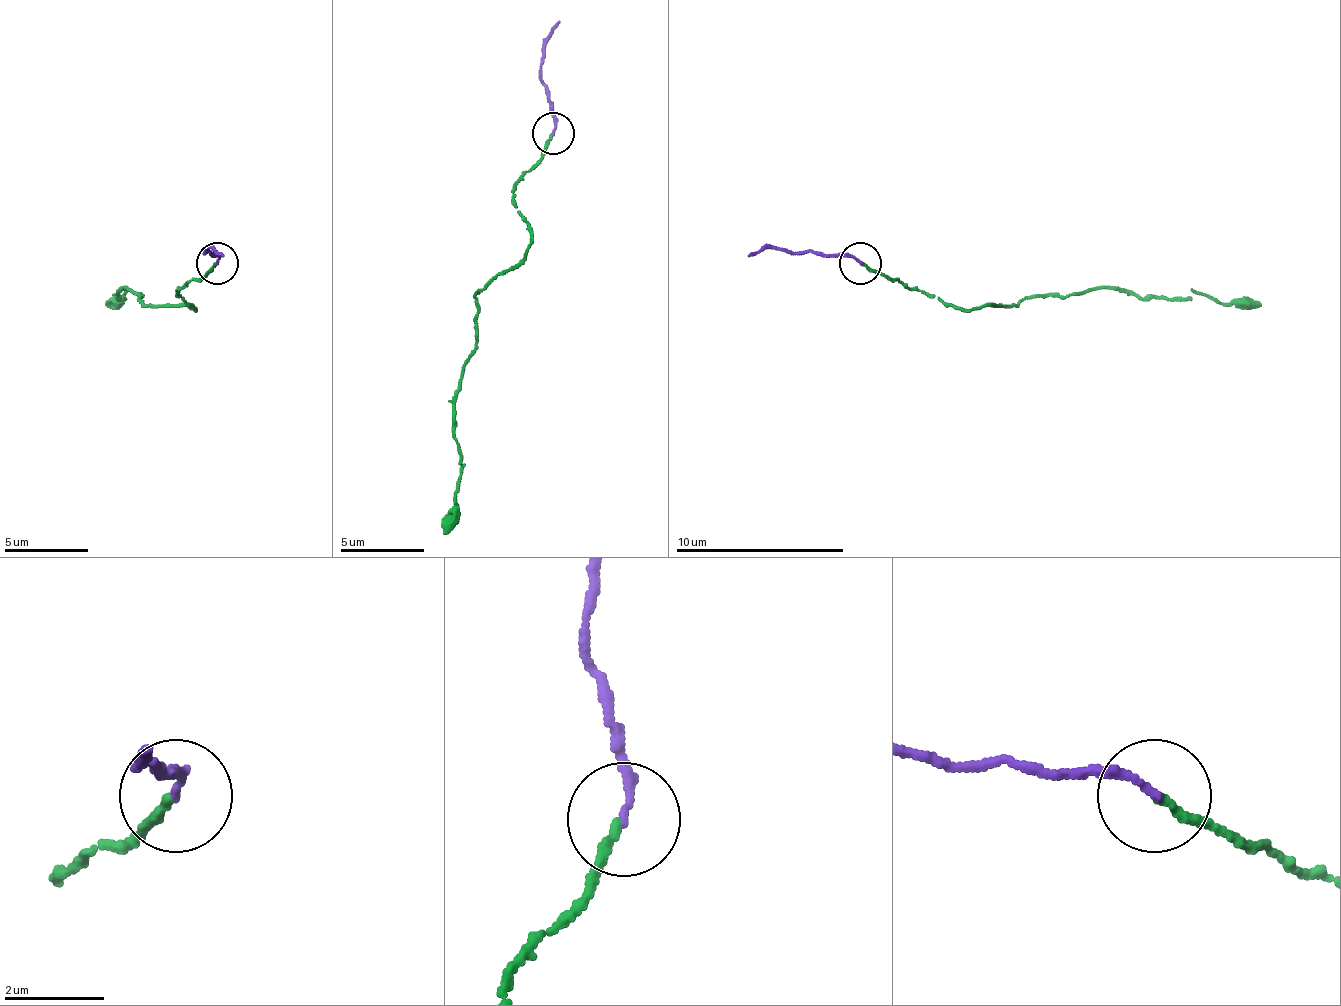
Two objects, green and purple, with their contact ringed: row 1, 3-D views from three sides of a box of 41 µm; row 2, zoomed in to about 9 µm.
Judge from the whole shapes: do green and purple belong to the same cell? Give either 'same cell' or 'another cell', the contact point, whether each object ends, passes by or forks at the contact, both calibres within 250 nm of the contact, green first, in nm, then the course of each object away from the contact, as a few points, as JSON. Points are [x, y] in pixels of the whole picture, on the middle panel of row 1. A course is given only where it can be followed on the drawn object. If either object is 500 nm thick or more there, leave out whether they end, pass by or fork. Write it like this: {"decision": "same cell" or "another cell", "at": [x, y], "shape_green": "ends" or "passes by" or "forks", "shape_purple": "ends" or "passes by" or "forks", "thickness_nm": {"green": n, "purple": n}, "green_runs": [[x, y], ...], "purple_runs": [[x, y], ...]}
{"decision": "same cell", "at": [553, 133], "shape_green": "ends", "shape_purple": "ends", "thickness_nm": {"green": 180, "purple": 160}, "green_runs": [[552, 134], [514, 189], [531, 248], [476, 299], [476, 349], [455, 395], [455, 522], [443, 535]], "purple_runs": [[552, 134], [556, 117], [539, 58], [544, 37], [561, 20]]}

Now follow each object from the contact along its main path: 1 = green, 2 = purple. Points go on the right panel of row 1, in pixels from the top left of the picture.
1: (861, 262), (958, 308), (1076, 295), (1093, 287), (1169, 300), (1203, 291), (1224, 304), (1262, 304)
2: (861, 262), (764, 249), (747, 257)

